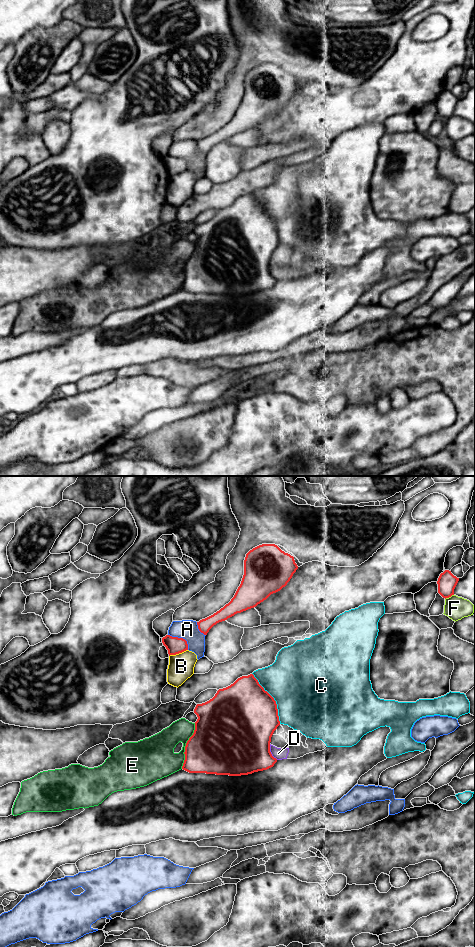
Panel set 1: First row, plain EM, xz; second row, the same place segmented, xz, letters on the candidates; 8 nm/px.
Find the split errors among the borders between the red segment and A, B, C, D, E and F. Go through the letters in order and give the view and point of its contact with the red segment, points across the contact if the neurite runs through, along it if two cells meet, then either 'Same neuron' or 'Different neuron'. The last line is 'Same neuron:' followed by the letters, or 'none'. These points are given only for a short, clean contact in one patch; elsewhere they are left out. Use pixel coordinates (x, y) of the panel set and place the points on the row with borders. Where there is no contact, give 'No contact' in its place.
A: Touches red at xz (181, 638). Different neuron
B: Touches red at xz (178, 653). Boundary: xz (187, 649), (169, 656). Different neuron
C: Touches red at xz (273, 698). Different neuron
D: Touches red at xz (270, 752). Boundary: xz (269, 744), (271, 754), (277, 759). Different neuron
E: Touches red at xz (185, 746). Different neuron
F: Touches red at xz (449, 596). Different neuron
Same neuron: none

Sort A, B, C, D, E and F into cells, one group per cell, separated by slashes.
A / B / C / D E / F

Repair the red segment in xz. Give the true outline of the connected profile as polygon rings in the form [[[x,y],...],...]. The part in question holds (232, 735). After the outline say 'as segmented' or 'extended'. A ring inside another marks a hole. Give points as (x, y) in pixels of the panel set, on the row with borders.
[[[253,674],[242,676],[230,686],[219,689],[212,699],[197,704],[194,713],[198,719],[194,733],[185,746],[183,770],[189,773],[241,776],[267,770],[277,762],[270,752],[271,737],[280,725],[277,704]]]; as segmented

